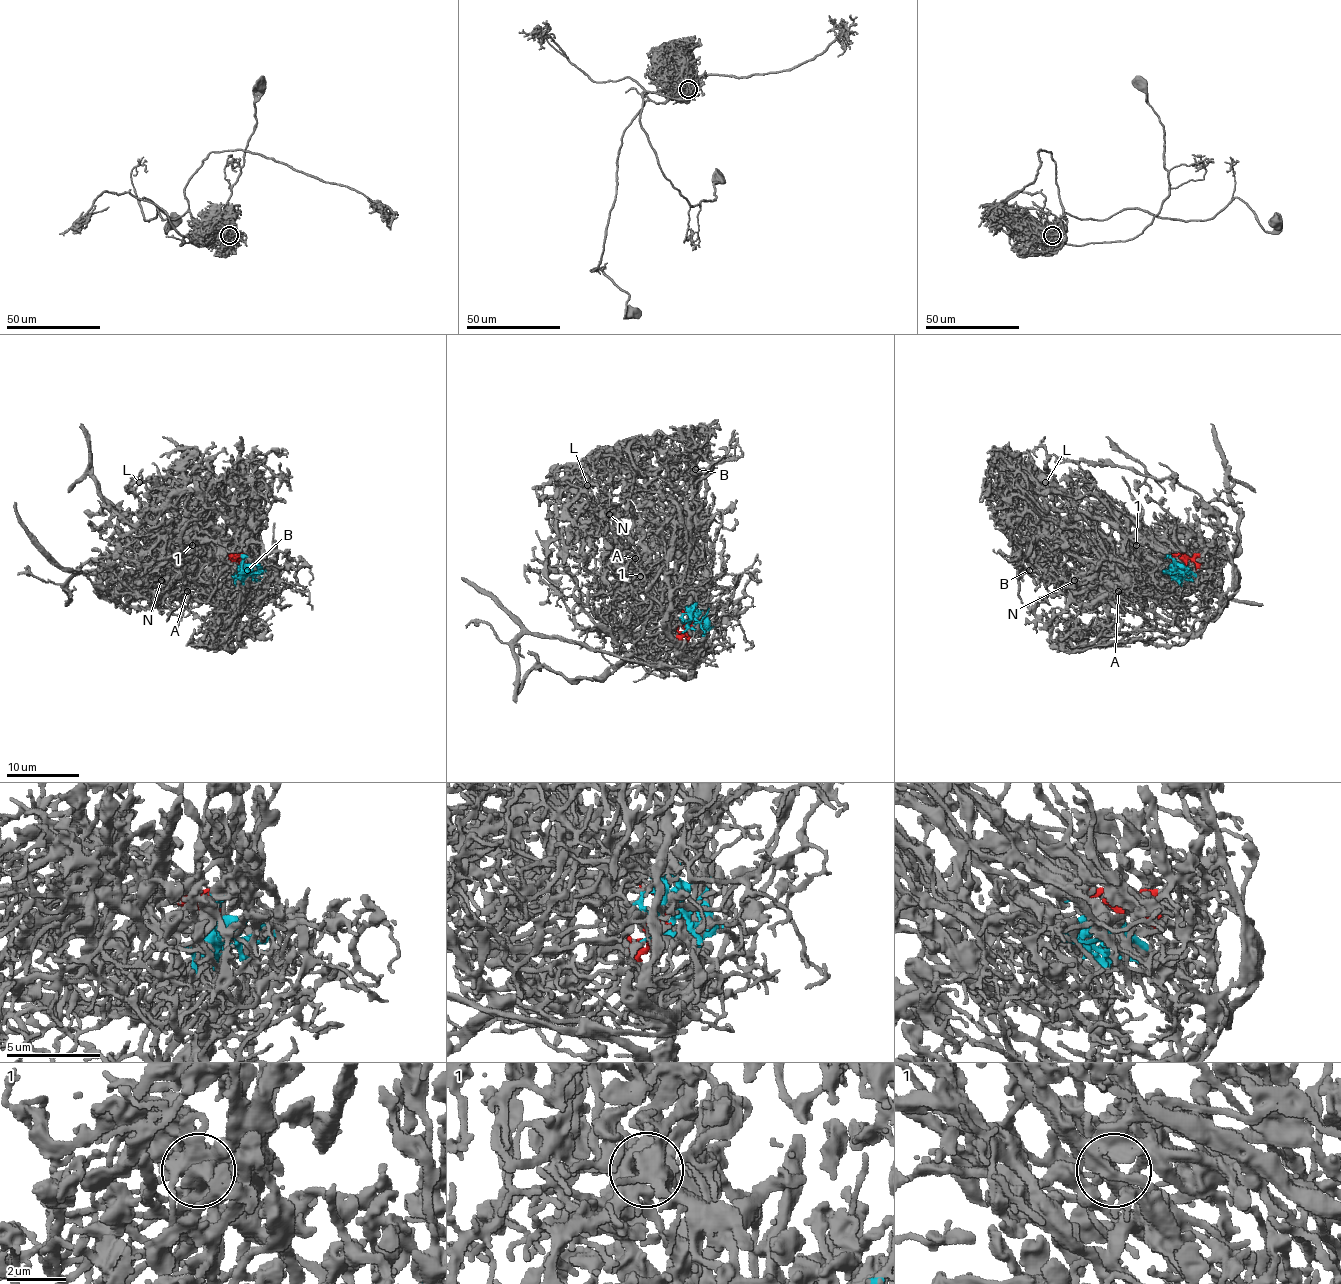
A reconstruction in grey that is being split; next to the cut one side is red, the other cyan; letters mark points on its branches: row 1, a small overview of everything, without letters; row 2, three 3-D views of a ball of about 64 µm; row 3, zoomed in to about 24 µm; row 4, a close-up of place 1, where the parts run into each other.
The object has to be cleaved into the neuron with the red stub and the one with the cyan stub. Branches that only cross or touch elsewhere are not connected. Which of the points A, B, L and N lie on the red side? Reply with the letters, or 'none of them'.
A, L, N

